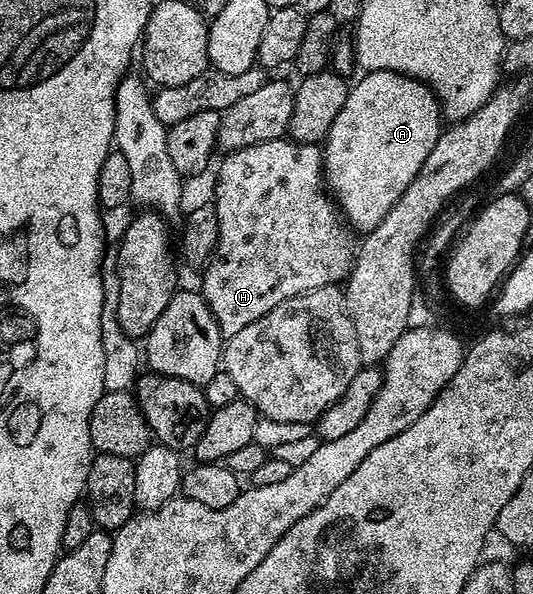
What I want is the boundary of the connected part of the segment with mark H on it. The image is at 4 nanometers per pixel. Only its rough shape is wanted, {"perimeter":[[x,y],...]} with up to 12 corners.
{"perimeter":[[319,144],[226,153],[201,291],[226,338],[342,285]]}

